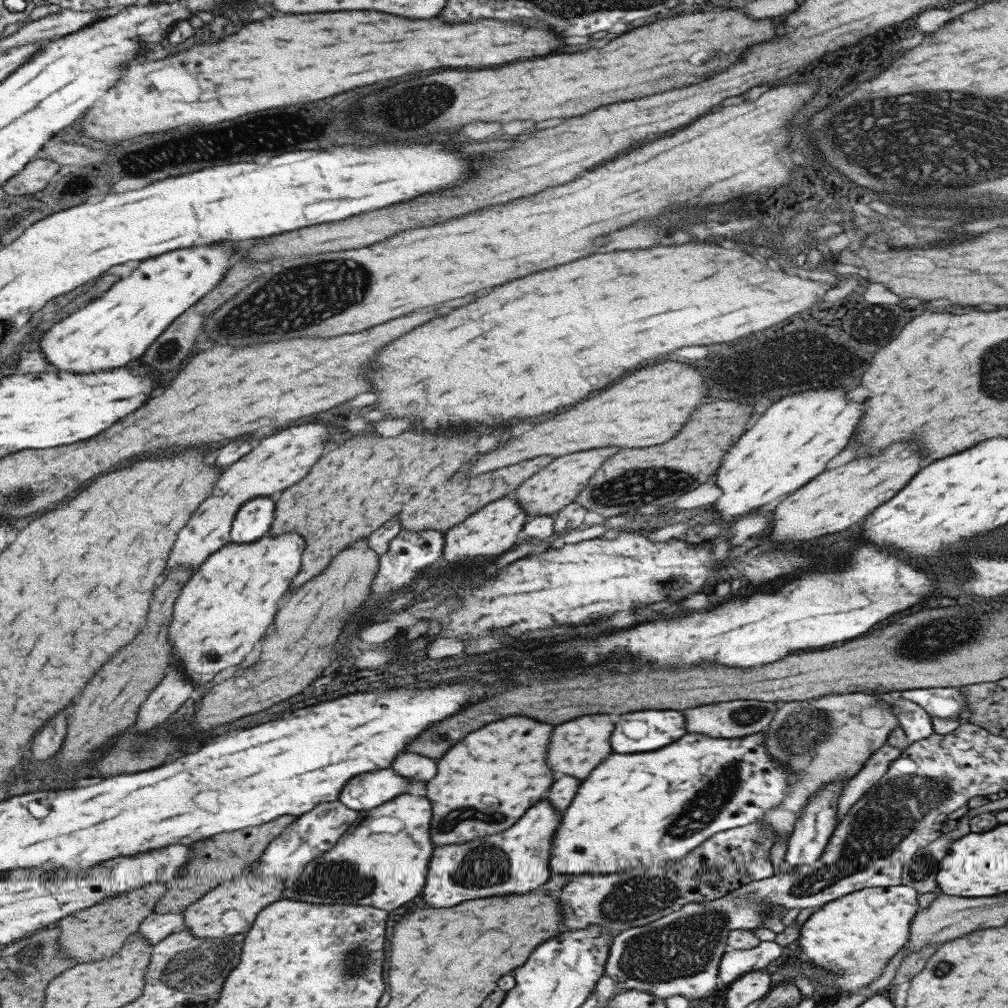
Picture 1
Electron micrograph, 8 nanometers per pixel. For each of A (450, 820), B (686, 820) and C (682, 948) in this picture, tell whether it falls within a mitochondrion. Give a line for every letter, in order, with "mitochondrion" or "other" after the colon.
A: mitochondrion
B: mitochondrion
C: mitochondrion

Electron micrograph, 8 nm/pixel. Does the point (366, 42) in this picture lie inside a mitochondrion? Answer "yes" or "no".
no

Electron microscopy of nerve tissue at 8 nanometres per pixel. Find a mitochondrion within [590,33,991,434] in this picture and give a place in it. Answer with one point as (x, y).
(943, 209)

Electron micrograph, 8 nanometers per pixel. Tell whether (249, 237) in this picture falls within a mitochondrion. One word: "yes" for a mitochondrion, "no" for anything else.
no

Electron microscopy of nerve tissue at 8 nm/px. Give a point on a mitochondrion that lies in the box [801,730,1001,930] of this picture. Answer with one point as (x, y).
(916, 871)

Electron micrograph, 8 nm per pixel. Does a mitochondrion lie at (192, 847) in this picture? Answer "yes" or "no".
no

